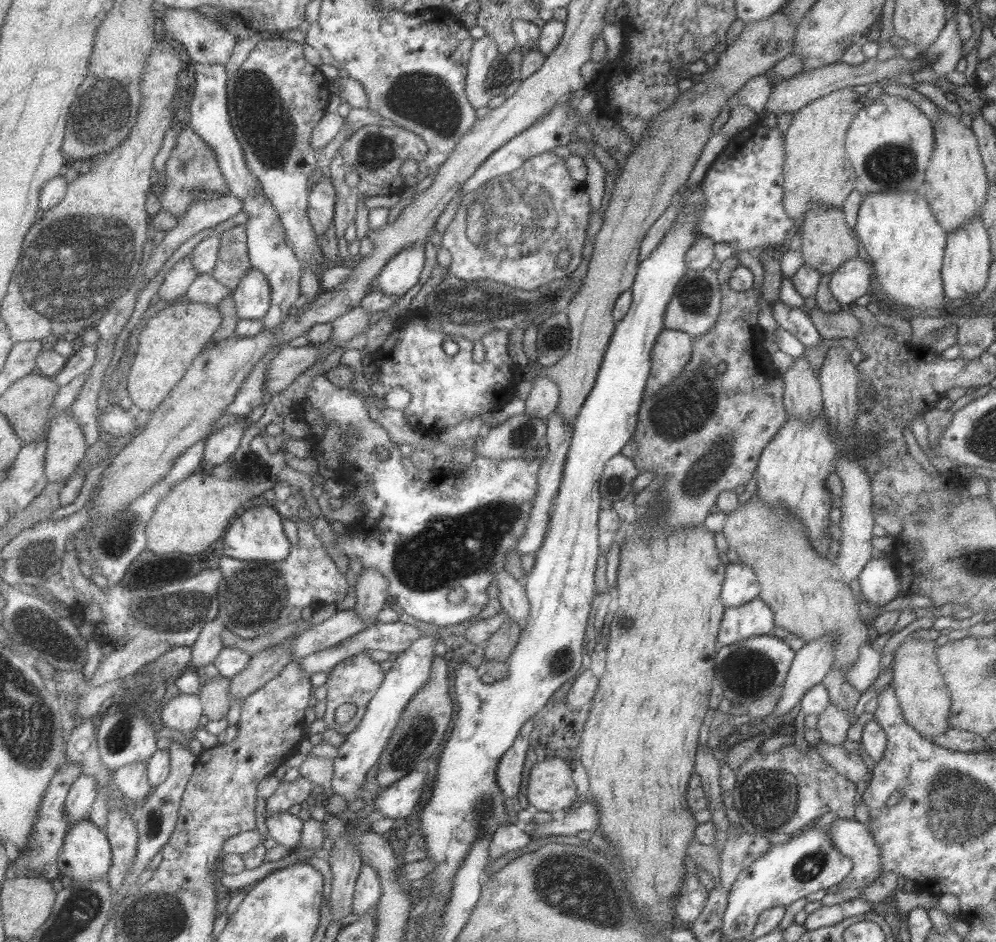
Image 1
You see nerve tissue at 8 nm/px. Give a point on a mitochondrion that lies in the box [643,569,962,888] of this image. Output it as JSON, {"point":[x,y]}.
{"point":[769,798]}

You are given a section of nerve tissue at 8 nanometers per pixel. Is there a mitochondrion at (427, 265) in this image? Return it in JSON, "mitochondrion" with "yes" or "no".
{"mitochondrion":"no"}

